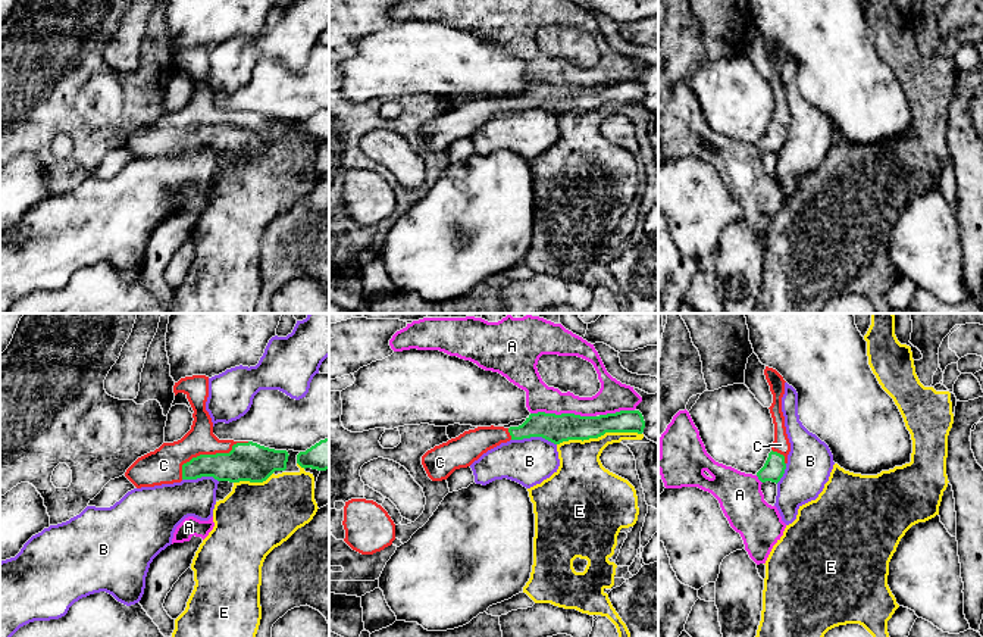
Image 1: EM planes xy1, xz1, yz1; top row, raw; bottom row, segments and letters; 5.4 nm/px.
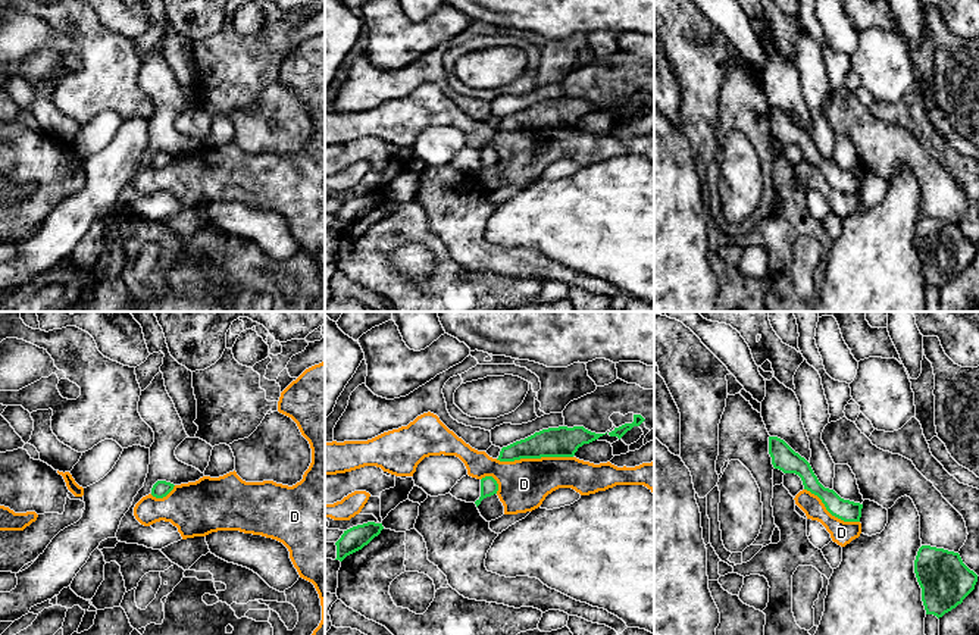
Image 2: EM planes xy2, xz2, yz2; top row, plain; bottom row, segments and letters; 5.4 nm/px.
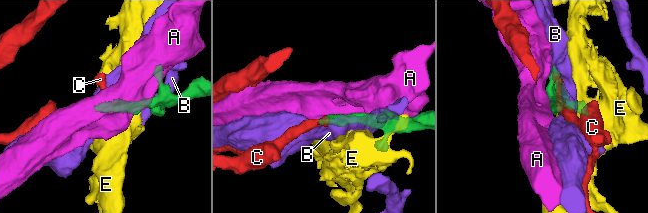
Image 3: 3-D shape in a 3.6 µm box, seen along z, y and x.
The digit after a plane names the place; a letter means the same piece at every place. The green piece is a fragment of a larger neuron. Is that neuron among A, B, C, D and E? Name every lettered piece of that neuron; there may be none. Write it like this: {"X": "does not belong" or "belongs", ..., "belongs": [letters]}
{"A": "does not belong", "B": "does not belong", "C": "belongs", "D": "does not belong", "E": "does not belong", "belongs": ["C"]}

